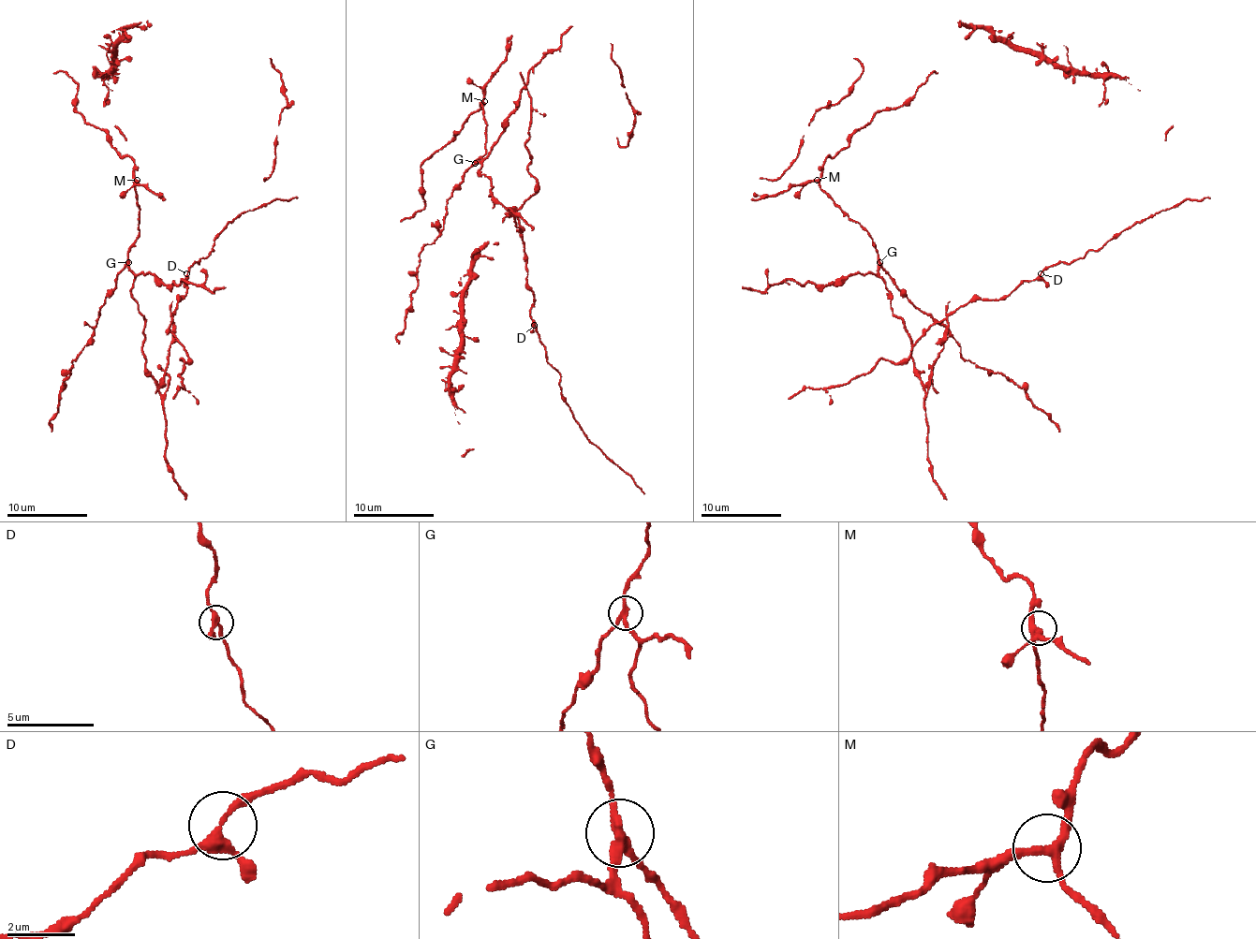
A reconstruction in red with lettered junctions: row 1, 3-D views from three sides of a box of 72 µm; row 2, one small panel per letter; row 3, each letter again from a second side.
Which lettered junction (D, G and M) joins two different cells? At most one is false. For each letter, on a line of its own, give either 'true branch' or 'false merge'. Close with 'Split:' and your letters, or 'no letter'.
D: true branch
G: false merge
M: true branch
Split: G

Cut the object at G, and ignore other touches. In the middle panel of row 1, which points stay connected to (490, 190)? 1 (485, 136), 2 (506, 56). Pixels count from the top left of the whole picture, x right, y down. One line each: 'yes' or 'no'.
1: no
2: no

